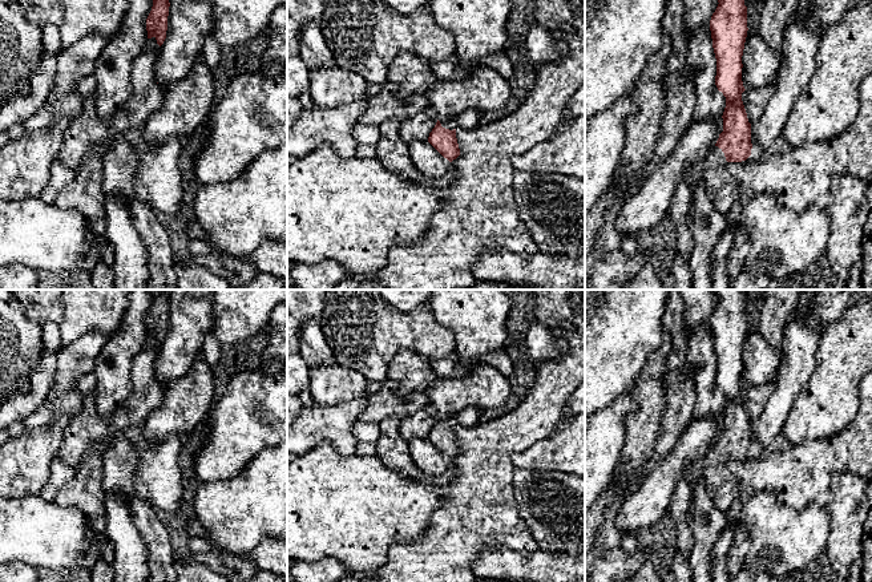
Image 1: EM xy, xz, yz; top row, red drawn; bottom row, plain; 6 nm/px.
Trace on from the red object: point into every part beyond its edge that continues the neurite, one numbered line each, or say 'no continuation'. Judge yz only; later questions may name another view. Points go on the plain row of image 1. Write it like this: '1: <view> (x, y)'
1: yz (723, 489)

